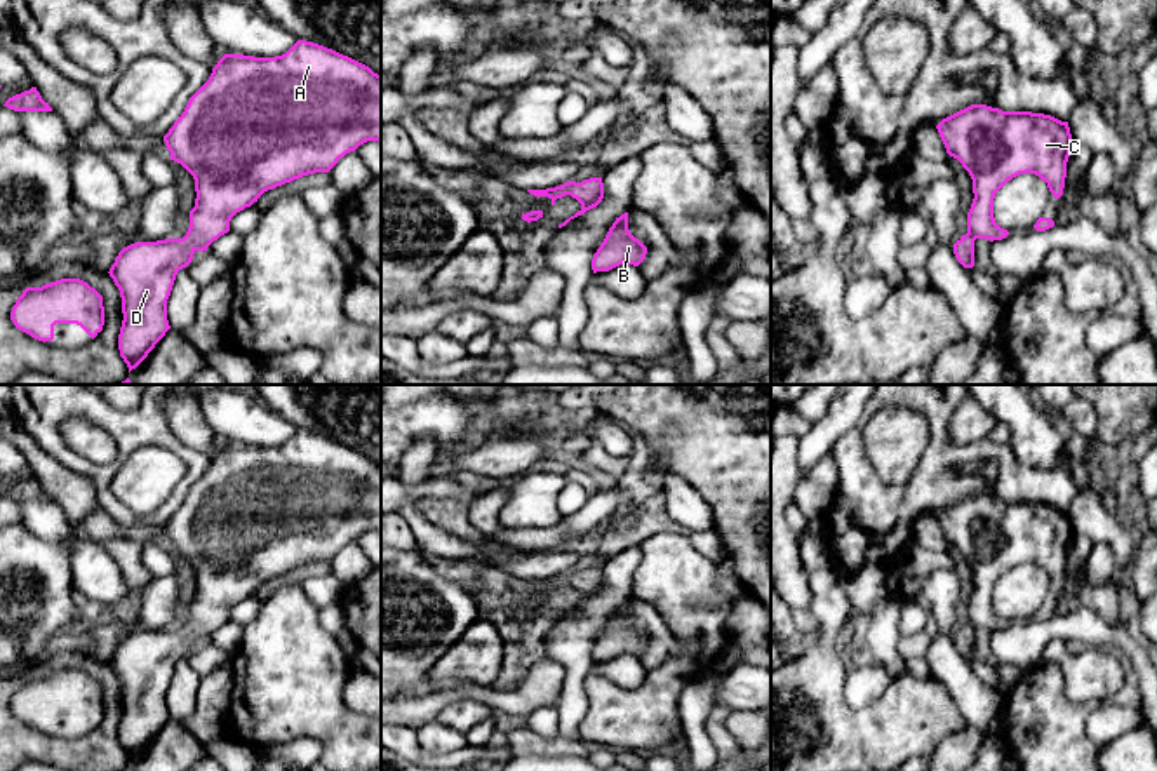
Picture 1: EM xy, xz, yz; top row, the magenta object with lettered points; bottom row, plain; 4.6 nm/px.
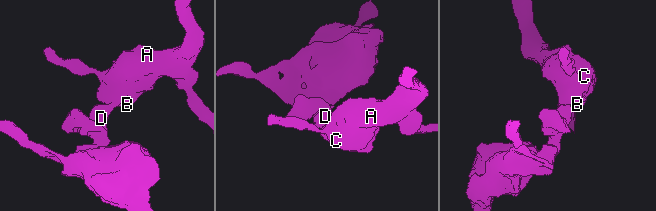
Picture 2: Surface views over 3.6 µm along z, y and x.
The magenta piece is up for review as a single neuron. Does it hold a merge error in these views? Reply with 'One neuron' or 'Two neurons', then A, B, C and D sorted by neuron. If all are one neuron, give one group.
One neuron. Groups: A B C D

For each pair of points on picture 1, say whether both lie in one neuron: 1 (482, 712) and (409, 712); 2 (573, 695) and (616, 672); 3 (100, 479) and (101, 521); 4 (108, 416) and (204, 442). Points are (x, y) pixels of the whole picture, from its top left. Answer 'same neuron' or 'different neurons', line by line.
1: different neurons
2: different neurons
3: different neurons
4: different neurons

